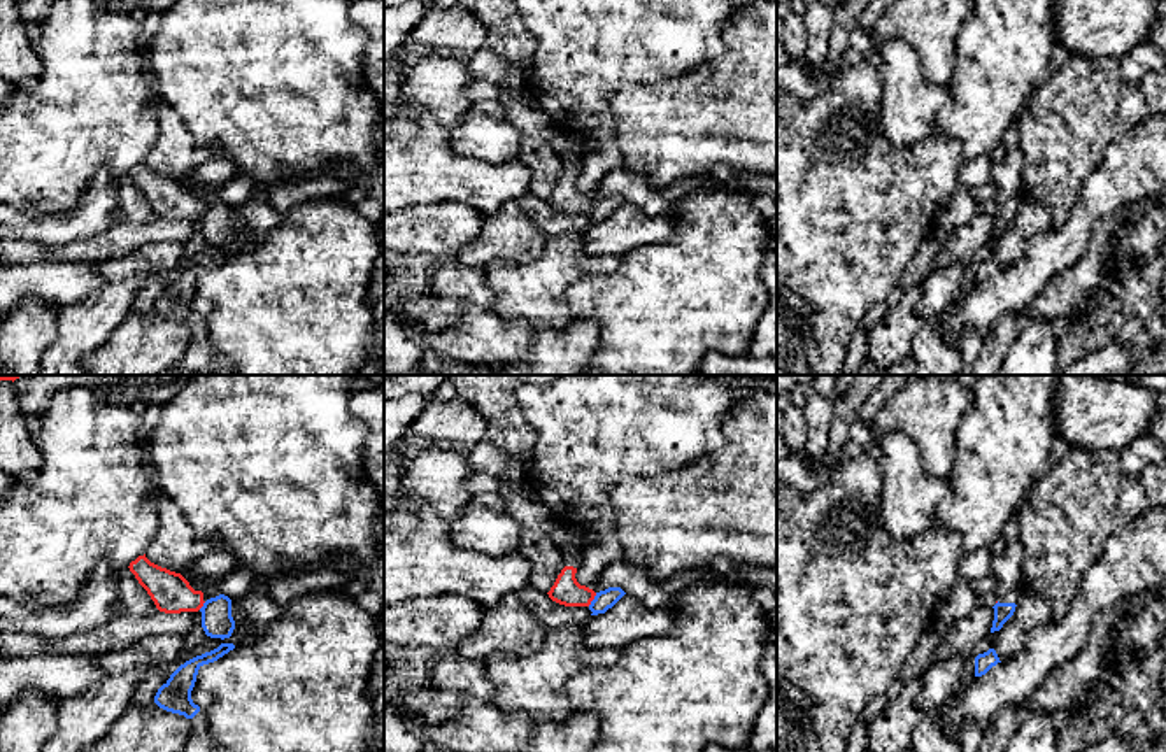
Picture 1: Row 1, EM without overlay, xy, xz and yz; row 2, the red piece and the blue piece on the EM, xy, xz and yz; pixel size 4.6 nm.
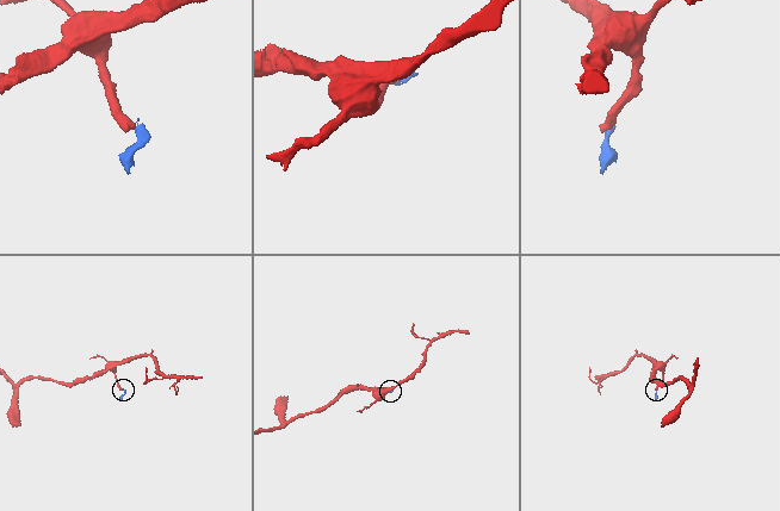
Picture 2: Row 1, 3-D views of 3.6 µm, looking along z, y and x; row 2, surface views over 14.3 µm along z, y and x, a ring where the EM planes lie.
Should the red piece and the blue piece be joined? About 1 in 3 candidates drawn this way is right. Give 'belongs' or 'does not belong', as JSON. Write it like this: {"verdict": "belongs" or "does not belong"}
{"verdict": "does not belong"}

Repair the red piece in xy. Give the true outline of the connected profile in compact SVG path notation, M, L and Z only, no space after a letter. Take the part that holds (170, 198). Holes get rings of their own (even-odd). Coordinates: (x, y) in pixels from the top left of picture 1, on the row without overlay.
M146 161L132 168L128 175L160 219L198 219L205 210L203 200L195 198L181 181L151 170Z

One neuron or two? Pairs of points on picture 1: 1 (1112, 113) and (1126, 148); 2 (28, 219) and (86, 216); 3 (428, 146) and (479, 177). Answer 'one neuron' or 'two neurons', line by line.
1: two neurons
2: one neuron
3: one neuron

